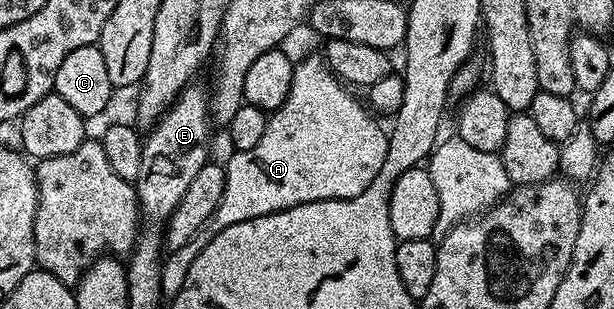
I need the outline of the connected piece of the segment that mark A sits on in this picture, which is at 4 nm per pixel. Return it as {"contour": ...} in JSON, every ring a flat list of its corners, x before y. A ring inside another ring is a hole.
{"contour":[[322,56,307,57,296,64,289,95,283,106,268,116,265,135,258,141,257,147,232,152,232,157,225,161,225,195,221,195,221,203,217,203,217,211,213,211,211,216,209,229,212,234,221,232,225,227,233,227,233,223,245,223,245,219,273,215,305,203,339,202,341,199,361,197,366,189,378,182,375,180,380,180,388,134,378,125,380,122,372,116,368,106,350,92,354,93,332,73,331,66]]}

